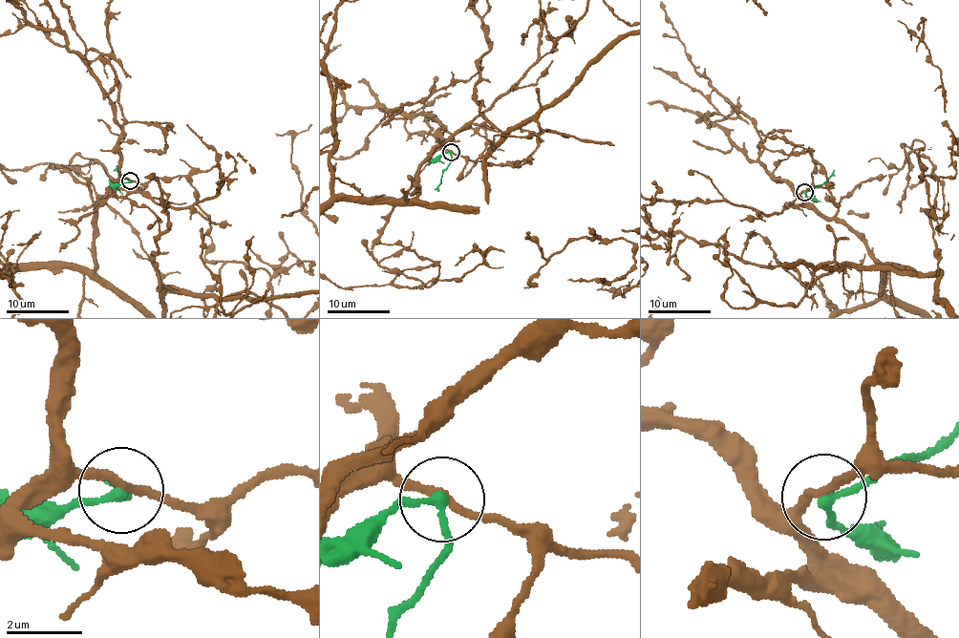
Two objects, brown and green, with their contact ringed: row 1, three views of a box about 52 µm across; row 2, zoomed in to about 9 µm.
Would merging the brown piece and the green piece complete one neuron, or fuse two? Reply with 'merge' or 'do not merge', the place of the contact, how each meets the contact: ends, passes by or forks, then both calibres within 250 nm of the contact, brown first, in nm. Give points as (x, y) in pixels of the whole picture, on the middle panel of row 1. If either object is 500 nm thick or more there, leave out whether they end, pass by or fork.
do not merge; at (451, 152); brown passes by; green passes by; 200 nm thick on the brown side, 200 nm on the other

